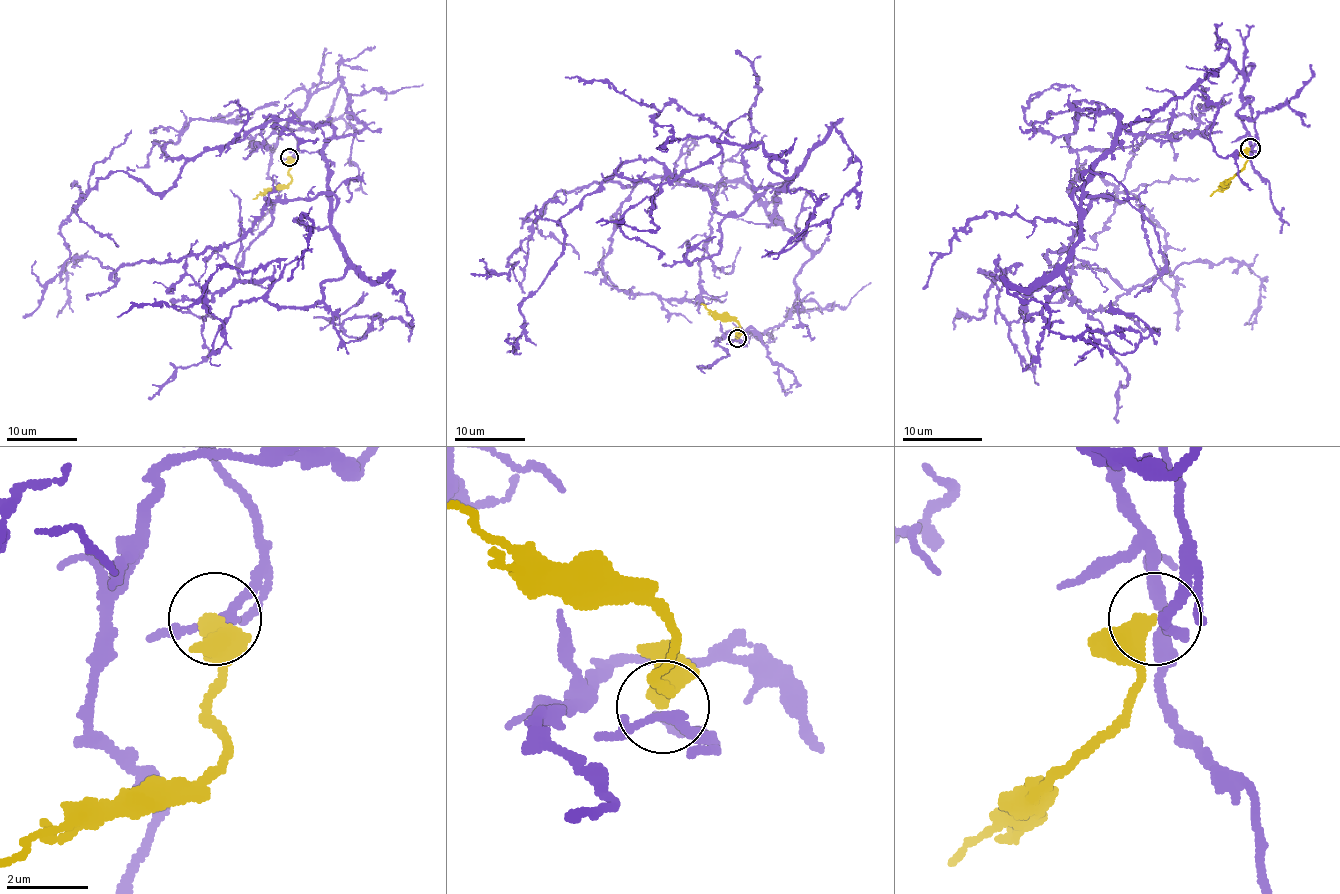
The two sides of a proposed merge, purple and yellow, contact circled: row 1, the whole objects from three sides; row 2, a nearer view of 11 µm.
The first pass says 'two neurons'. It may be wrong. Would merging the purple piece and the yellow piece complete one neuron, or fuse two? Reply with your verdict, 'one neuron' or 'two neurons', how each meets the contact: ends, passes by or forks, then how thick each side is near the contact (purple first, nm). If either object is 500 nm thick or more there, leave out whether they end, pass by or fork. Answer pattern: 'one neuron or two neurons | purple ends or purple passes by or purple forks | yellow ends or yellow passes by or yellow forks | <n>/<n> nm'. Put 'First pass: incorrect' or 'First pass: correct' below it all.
two neurons | purple forks | yellow ends | 180/480 nm
First pass: correct

